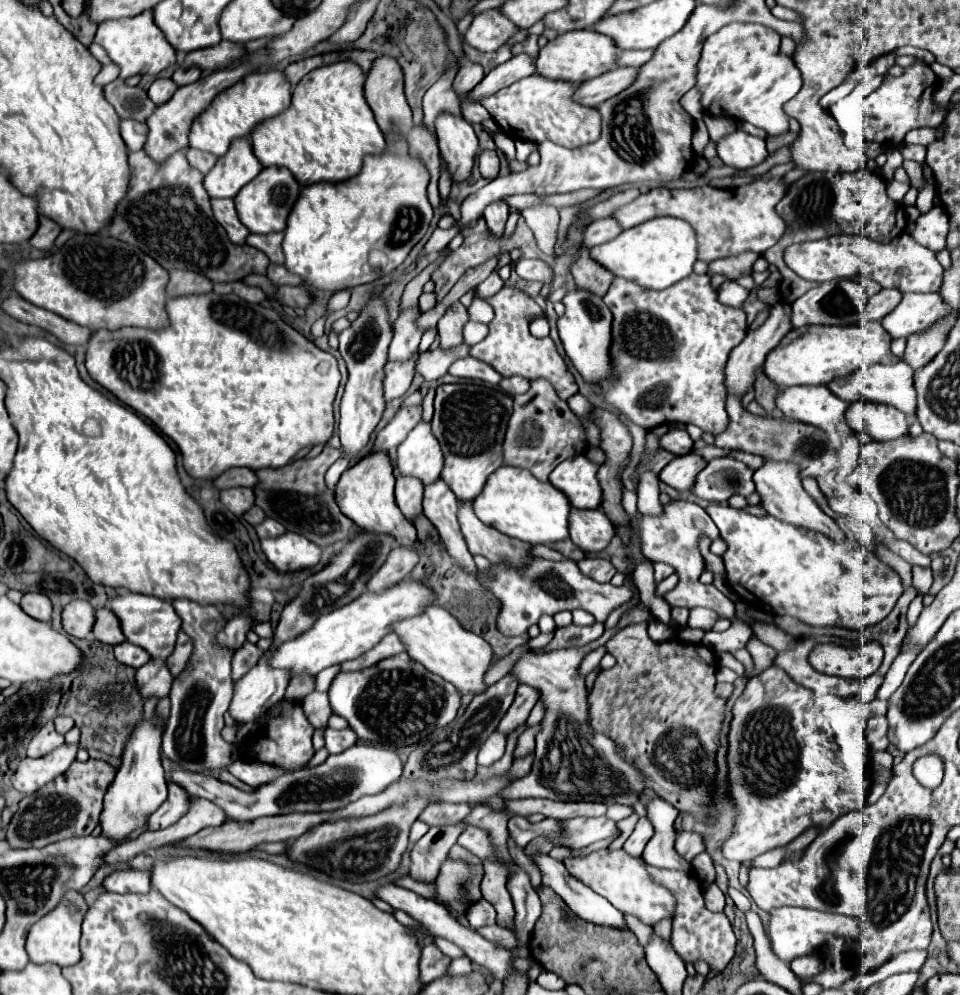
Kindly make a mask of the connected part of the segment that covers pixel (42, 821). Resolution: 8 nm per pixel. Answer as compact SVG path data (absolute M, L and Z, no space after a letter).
M76 760L68 768L68 772L64 772L64 776L58 776L56 780L52 780L52 784L40 788L40 792L34 792L20 800L18 812L8 824L8 844L12 848L44 848L64 838L90 836L100 822L102 798L112 784L116 772L118 770L104 760Z

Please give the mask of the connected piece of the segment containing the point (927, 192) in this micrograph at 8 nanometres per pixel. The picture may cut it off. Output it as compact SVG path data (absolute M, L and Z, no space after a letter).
M926 182L926 186L920 190L920 194L918 194L918 202L916 202L916 208L920 210L920 214L932 210L932 206L934 206L934 204L932 204L932 198L934 198L934 186Z

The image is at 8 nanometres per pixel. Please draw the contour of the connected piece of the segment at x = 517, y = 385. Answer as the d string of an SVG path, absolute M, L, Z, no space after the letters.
M512 376L512 378L502 378L500 388L502 388L506 394L516 396L516 394L524 394L524 392L528 392L530 382L528 382L526 378L522 378L522 376Z

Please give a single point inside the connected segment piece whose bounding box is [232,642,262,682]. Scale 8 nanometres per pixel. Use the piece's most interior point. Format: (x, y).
(245, 658)

